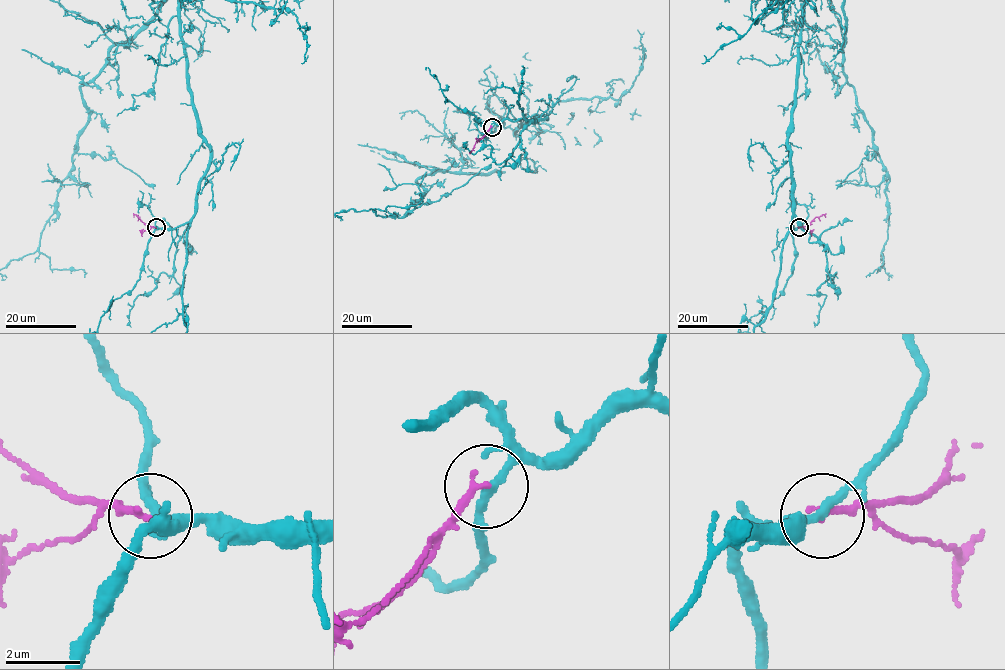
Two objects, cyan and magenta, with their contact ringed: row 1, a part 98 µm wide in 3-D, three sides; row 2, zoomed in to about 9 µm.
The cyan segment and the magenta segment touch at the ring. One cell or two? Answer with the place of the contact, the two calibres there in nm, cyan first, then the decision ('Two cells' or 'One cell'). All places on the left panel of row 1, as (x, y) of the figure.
Place: (156, 227). Thickness 240 nm (cyan) against 190 nm. One cell

